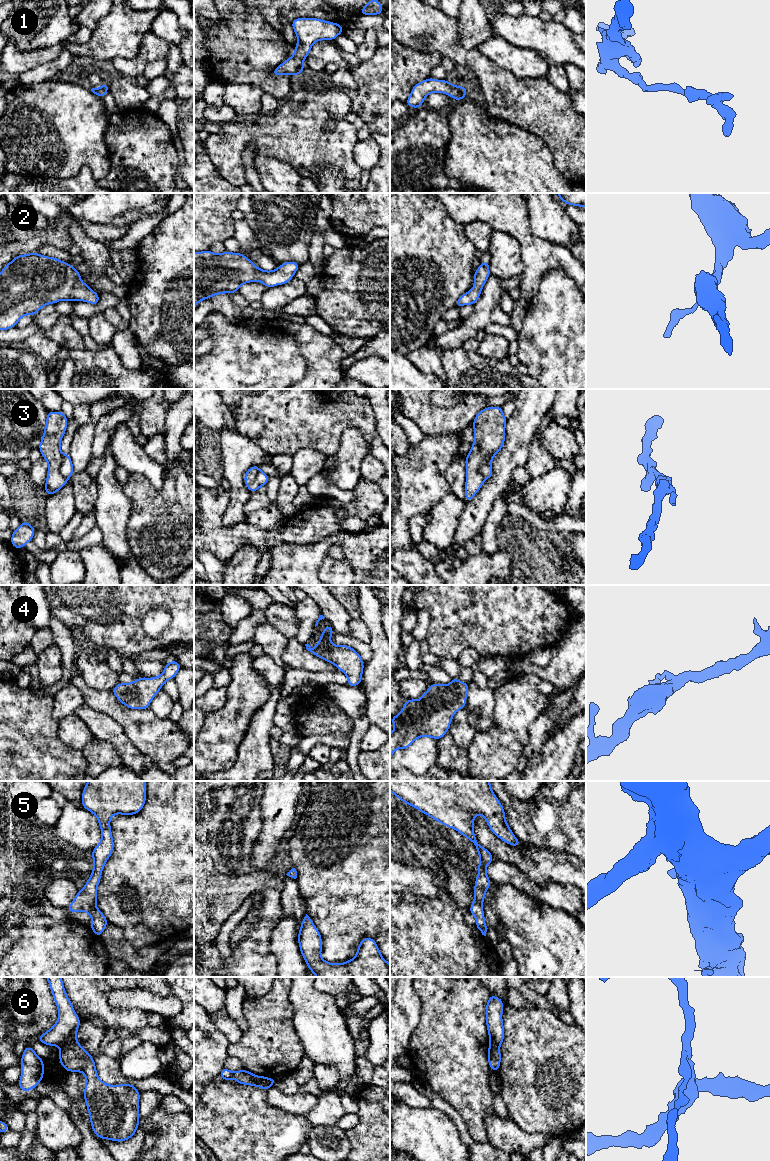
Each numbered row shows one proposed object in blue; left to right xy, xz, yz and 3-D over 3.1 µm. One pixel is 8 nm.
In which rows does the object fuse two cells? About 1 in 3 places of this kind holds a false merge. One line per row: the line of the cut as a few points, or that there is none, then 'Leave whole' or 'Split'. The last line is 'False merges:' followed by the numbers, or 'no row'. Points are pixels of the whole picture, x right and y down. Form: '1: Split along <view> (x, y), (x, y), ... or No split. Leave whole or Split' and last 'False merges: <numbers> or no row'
1: No split. Leave whole
2: No split. Leave whole
3: Split along yz (487, 456), (479, 468), (479, 472), (485, 478). Split
4: No split. Leave whole
5: No split. Leave whole
6: Split along xy (75, 1039), (58, 1045). Split
False merges: 3, 6

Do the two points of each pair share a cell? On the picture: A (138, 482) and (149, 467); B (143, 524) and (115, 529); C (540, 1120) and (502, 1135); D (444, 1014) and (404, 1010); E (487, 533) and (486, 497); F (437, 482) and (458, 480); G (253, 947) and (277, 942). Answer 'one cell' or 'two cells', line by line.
A: two cells
B: two cells
C: two cells
D: two cells
E: two cells
F: two cells
G: two cells

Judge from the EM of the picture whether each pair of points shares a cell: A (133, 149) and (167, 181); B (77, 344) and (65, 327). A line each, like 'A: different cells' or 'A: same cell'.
A: same cell
B: same cell

